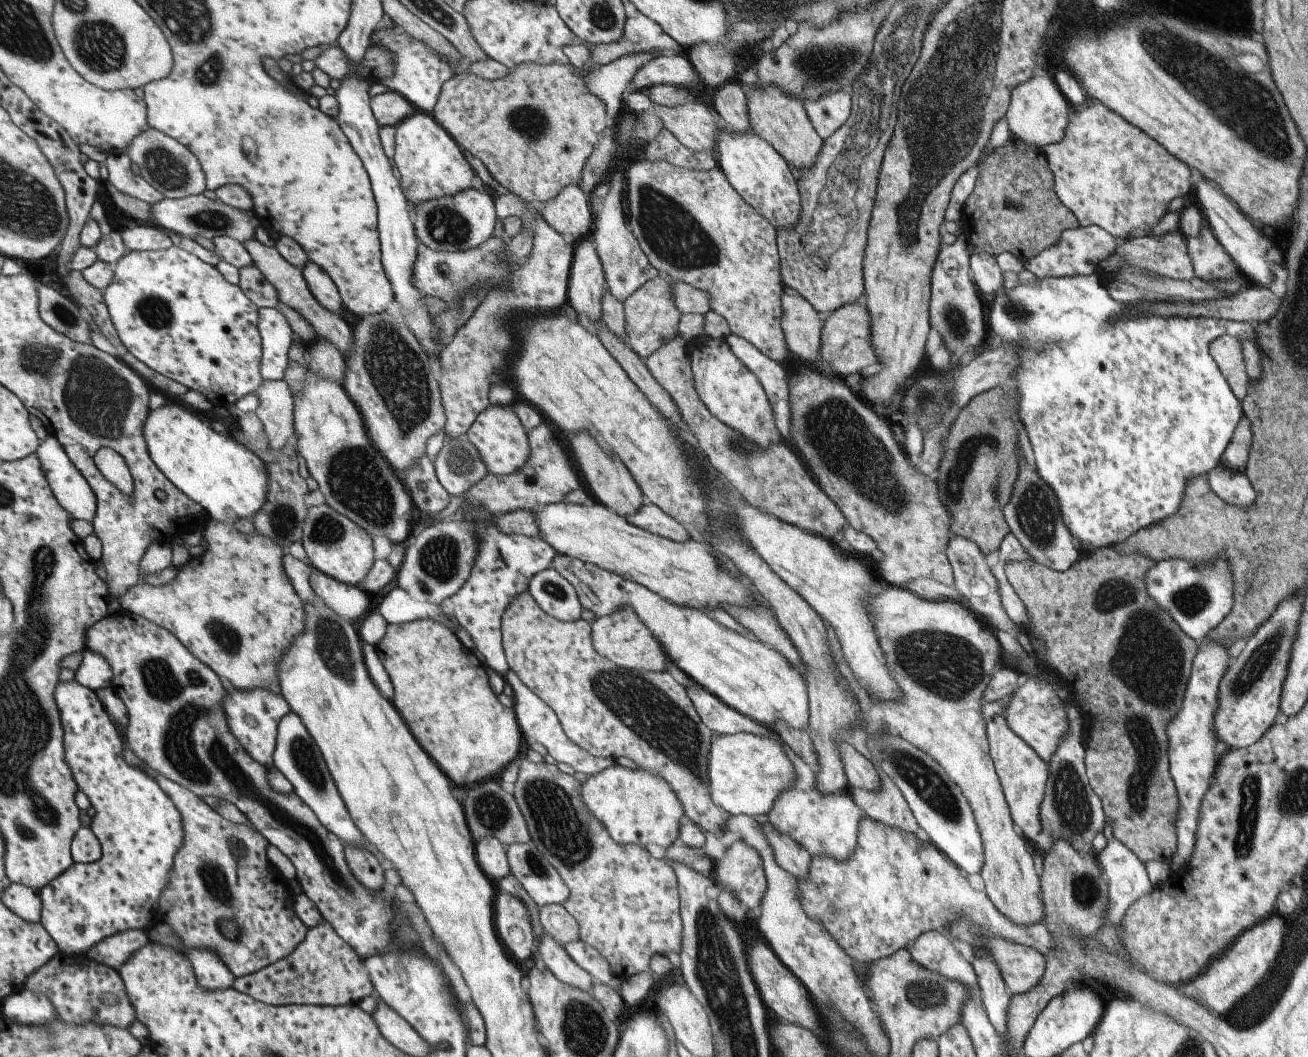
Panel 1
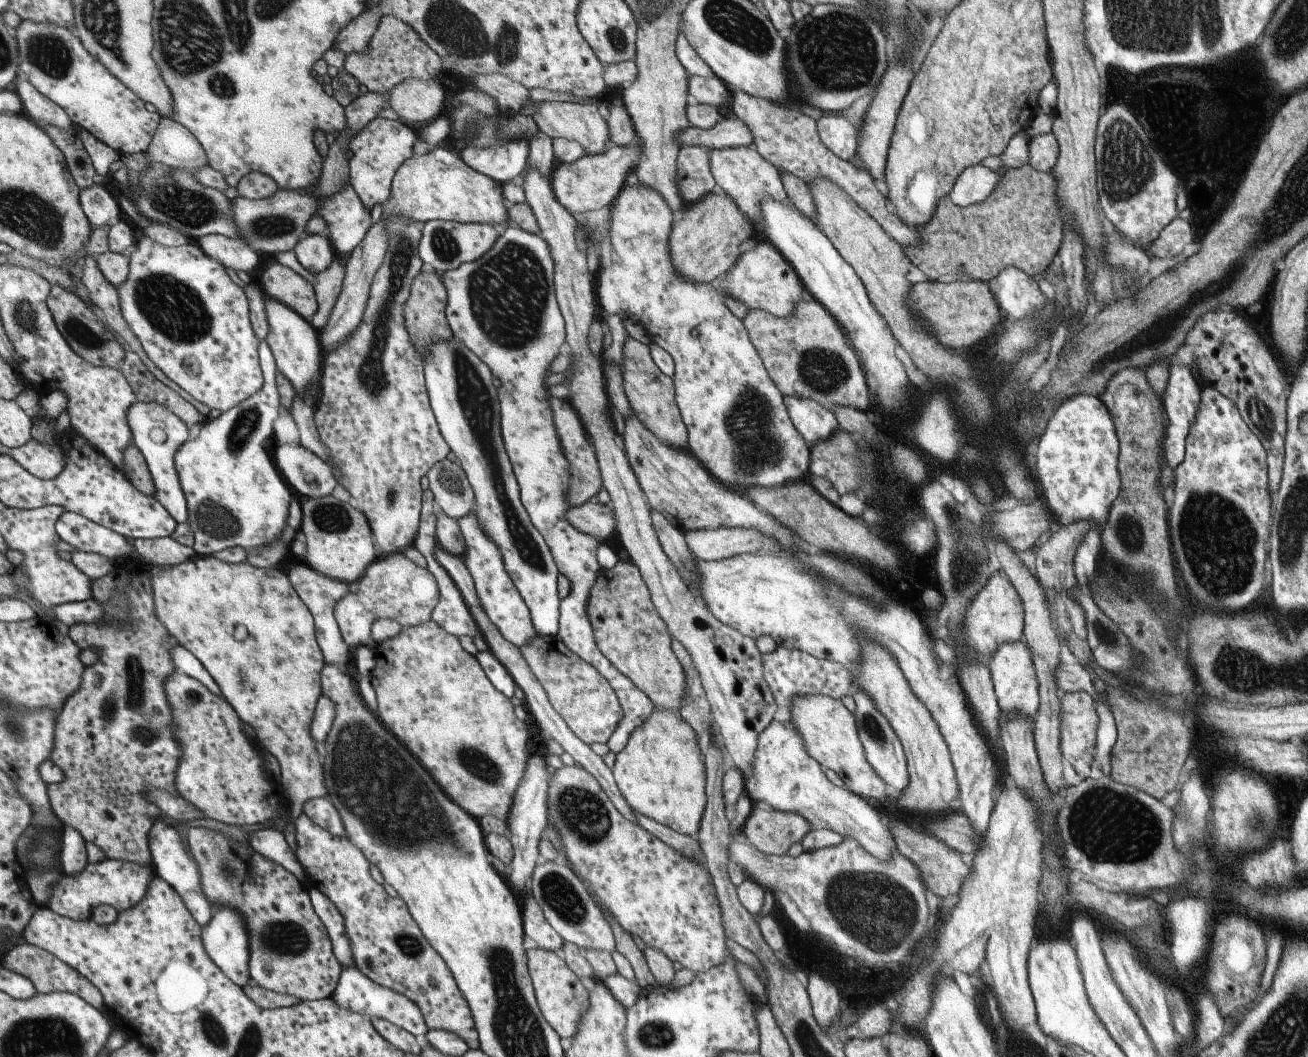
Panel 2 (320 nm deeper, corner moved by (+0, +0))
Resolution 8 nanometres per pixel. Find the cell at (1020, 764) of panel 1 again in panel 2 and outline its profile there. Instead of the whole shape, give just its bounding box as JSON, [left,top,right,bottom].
[988,640,1038,719]

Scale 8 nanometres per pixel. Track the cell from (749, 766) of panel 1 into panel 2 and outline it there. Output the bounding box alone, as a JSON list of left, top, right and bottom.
[743,719,896,863]

